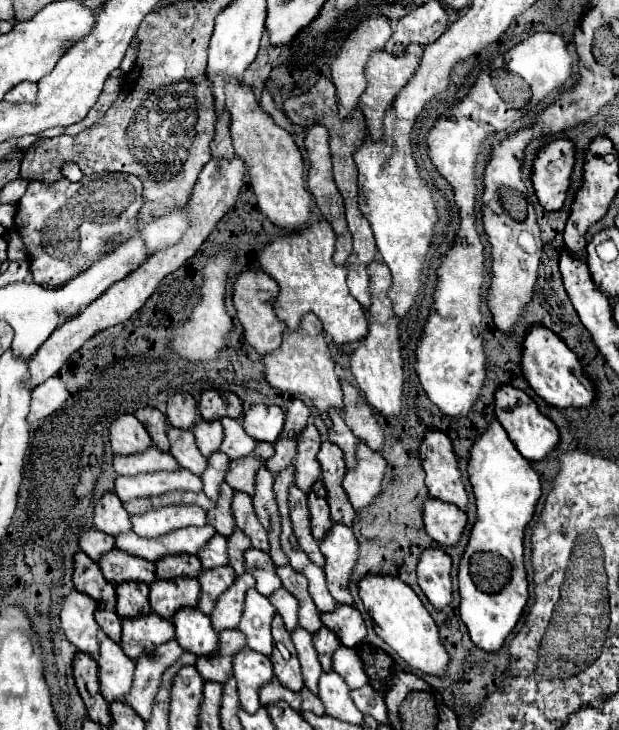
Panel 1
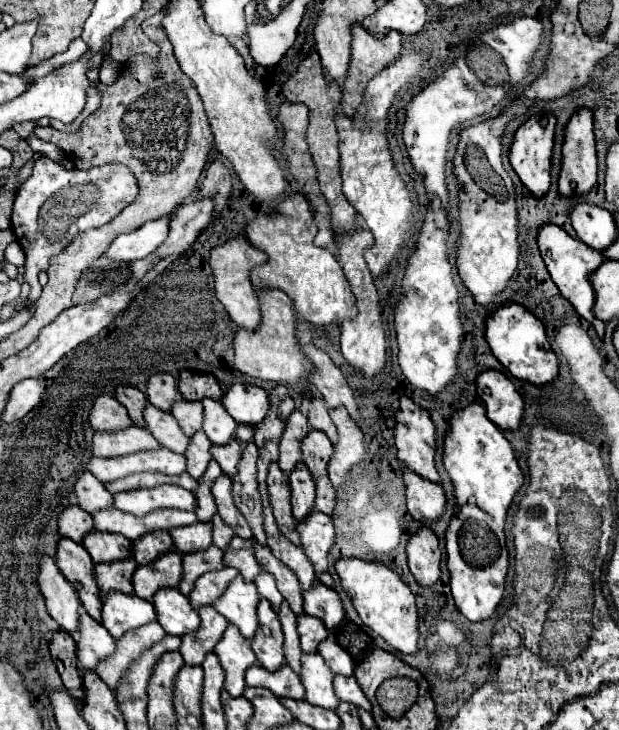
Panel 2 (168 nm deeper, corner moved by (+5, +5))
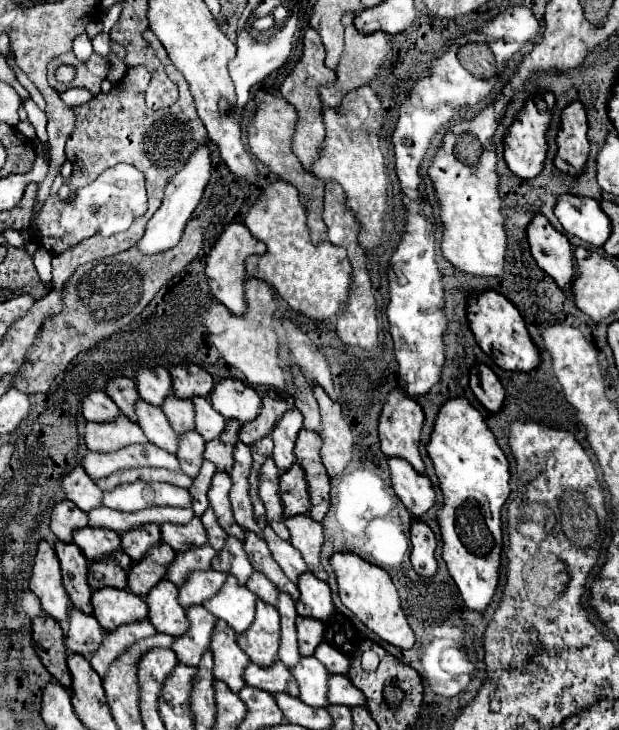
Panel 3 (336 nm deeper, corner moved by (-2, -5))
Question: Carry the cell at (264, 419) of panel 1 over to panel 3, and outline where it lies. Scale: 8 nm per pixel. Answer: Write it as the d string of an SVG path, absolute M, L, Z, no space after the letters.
M224 379L216 383L210 401L222 417L236 419L240 423L254 421L262 407L262 397L252 387L234 379Z

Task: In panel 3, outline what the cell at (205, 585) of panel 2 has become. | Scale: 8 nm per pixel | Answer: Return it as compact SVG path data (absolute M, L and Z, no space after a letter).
M194 571L194 575L190 575L190 579L186 581L186 587L182 587L180 591L180 605L184 609L194 607L194 605L202 605L204 601L212 599L222 585L226 583L226 573L218 573L218 571Z

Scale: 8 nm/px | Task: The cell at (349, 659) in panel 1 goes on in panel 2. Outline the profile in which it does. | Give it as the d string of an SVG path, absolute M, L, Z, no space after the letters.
M329 635L325 641L319 643L319 649L317 653L325 659L327 667L333 671L333 673L339 673L339 675L353 675L353 659L349 657L349 653L337 643L337 639L333 635Z

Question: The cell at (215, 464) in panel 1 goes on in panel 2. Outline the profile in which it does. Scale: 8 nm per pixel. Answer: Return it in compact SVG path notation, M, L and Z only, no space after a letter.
M203 431L195 433L195 437L189 437L189 447L187 447L187 473L195 479L199 479L205 469L207 463L211 461L211 453L209 453L211 441L207 439L207 435Z

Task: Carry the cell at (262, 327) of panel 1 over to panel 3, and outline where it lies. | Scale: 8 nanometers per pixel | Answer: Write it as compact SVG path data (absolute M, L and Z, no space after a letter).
M232 223L224 229L224 233L220 235L220 239L216 241L214 249L210 251L208 255L208 261L206 261L206 277L208 277L208 283L212 287L212 295L224 305L228 307L228 311L232 315L244 315L246 313L246 293L244 293L244 285L246 285L246 259L250 255L264 255L266 253L266 247L254 239L248 231L246 225L240 225L240 223Z

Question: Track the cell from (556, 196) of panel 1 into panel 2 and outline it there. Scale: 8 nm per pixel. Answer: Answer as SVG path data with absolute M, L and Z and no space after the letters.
M531 117L527 123L523 123L515 135L509 149L509 163L513 171L519 175L523 185L535 195L543 197L549 189L549 167L551 167L551 153L553 153L553 133L555 133L555 119L541 119Z

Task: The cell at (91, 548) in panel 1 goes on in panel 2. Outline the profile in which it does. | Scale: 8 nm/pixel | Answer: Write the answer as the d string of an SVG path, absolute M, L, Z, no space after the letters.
M77 505L65 507L57 519L57 529L61 537L69 537L71 541L81 543L83 535L93 529L93 519L87 511L79 509Z

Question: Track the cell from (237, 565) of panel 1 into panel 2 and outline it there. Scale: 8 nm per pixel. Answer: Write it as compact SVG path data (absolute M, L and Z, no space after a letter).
M215 513L215 517L211 519L211 527L213 527L213 543L219 547L219 549L225 549L231 541L231 537L235 535L233 529L229 525L223 523L223 519Z

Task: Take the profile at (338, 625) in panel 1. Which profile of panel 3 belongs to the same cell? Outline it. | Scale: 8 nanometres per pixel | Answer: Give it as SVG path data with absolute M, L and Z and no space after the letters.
M310 571L302 575L298 581L300 589L300 601L296 603L296 611L300 617L310 617L318 621L330 621L334 617L334 603L332 603L332 591L330 587L320 581Z

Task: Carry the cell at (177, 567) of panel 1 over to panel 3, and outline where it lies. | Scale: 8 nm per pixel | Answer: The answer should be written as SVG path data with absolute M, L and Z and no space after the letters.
M138 527L130 535L122 535L122 551L130 555L132 561L140 561L152 547L162 543L160 527Z

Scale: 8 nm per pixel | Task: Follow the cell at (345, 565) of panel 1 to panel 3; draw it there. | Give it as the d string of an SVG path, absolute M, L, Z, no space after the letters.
M298 515L294 519L286 519L286 527L290 531L290 543L302 553L308 569L322 581L324 569L320 563L320 551L324 545L324 527L322 523L314 521L310 515Z

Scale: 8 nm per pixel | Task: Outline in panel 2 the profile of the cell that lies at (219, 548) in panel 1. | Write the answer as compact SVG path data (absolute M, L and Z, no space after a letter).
M197 521L195 525L187 525L183 529L171 529L169 535L175 541L175 549L181 553L201 551L211 545L211 523Z

